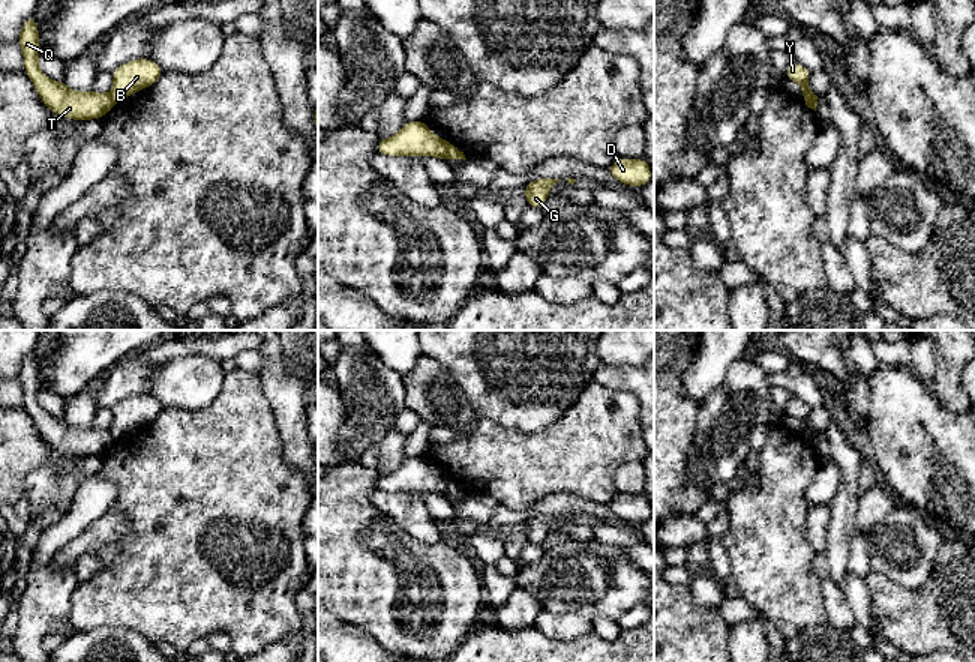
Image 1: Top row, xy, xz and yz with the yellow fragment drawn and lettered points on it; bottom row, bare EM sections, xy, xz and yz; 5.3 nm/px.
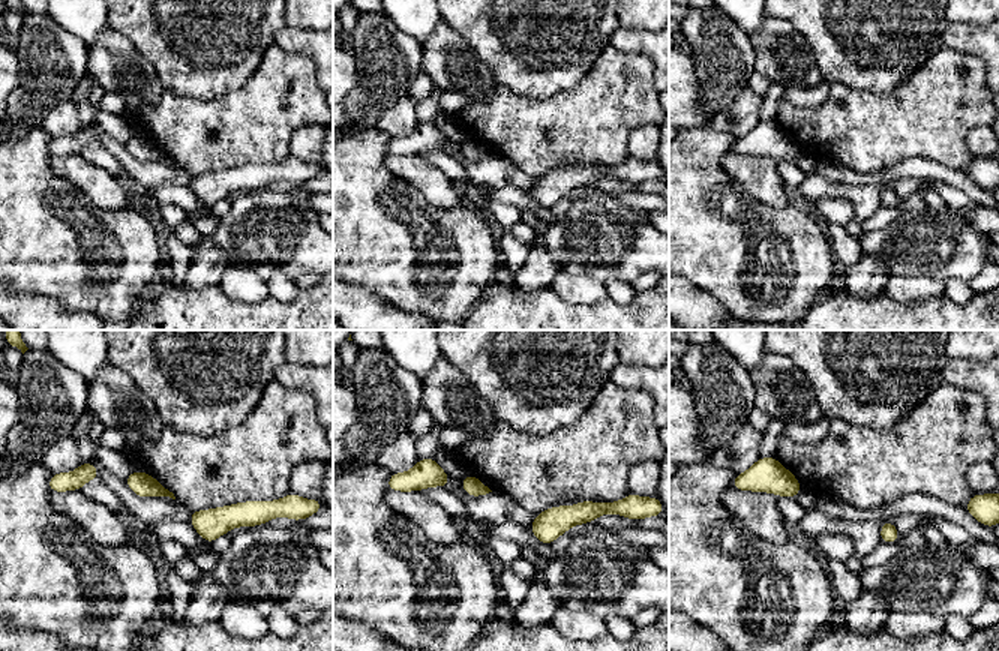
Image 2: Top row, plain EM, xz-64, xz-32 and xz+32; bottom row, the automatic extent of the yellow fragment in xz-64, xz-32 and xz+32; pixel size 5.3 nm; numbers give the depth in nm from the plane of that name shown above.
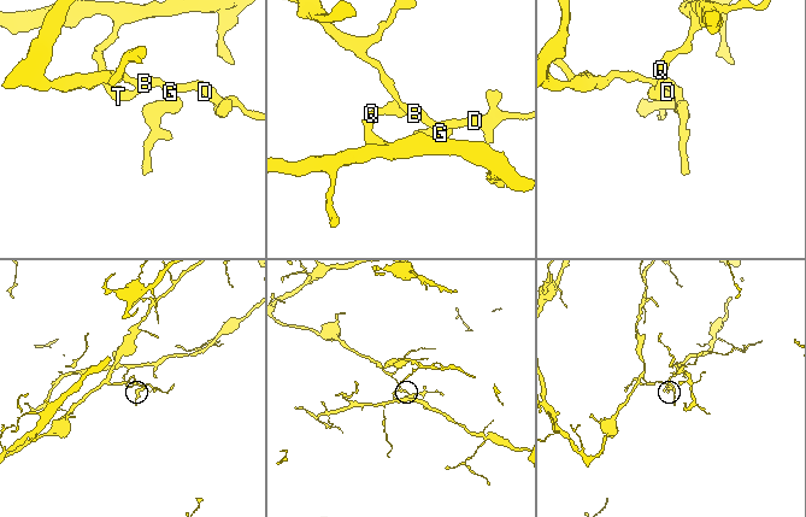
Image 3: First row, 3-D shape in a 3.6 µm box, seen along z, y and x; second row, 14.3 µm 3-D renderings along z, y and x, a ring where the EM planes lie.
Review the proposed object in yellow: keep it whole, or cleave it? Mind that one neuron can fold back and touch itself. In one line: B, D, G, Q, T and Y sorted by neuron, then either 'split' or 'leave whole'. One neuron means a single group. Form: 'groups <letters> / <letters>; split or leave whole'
groups B D G Y / Q T; split

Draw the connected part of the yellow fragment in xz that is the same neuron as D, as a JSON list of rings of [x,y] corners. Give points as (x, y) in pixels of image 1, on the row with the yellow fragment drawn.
[[[618,158],[606,168],[610,176],[626,186],[646,186],[651,182],[652,173],[644,158],[627,159]]]

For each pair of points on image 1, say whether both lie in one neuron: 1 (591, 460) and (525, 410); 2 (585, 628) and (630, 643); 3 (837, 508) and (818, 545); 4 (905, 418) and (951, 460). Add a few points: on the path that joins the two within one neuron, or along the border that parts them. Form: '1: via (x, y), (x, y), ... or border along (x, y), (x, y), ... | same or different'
1: border along (573, 403), (558, 419), (536, 431), (512, 430) | different
2: border along (593, 631), (585, 635), (558, 640) | different
3: border along (830, 505), (827, 548), (824, 551) | different
4: via (917, 430), (939, 452) | same

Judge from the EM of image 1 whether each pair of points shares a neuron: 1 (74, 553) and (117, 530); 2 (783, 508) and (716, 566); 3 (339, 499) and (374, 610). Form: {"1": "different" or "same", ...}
{"1": "same", "2": "different", "3": "same"}

